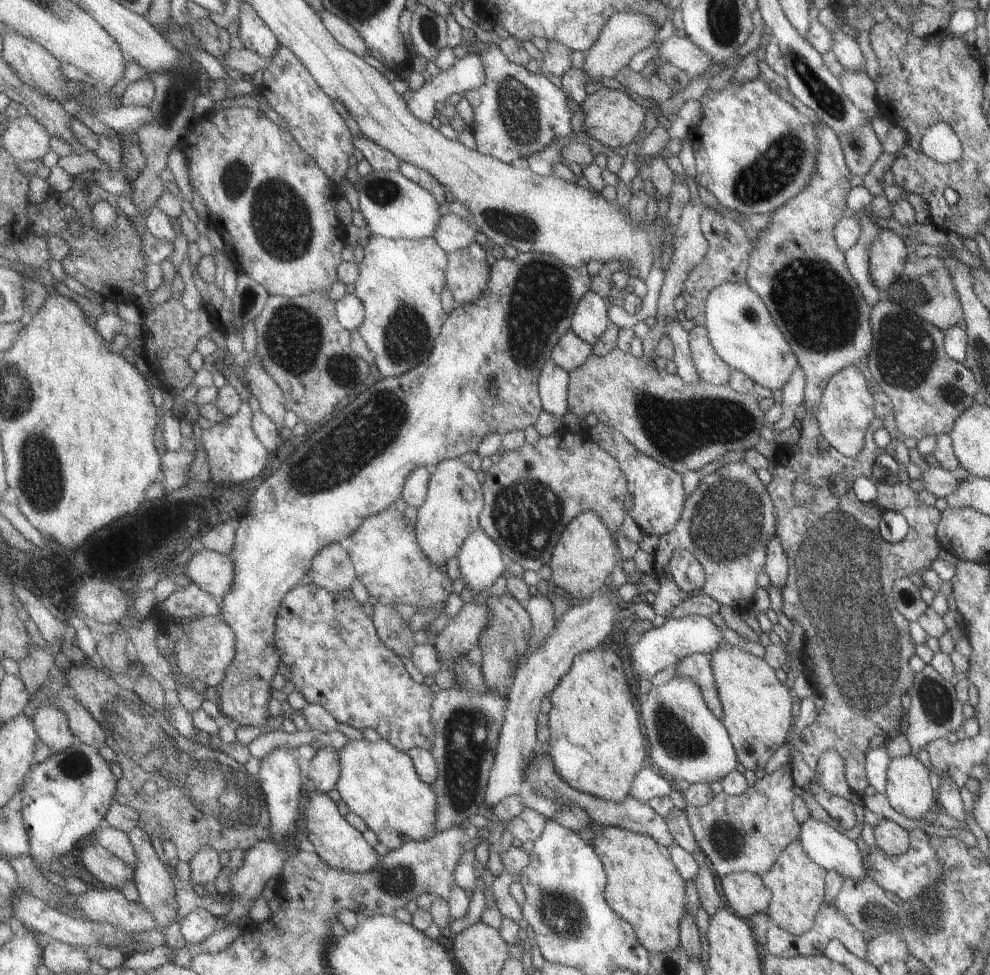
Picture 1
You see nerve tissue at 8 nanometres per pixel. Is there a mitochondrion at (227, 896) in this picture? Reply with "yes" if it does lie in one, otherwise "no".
no

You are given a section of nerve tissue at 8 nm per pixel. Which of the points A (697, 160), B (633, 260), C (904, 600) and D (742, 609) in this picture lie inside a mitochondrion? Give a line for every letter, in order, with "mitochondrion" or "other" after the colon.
A: other
B: other
C: mitochondrion
D: other

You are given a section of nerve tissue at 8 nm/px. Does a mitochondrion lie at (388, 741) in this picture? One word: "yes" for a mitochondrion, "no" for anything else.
no

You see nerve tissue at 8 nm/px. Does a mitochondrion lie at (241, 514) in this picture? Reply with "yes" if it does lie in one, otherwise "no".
no

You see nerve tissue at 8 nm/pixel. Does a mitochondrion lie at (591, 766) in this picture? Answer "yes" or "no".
no

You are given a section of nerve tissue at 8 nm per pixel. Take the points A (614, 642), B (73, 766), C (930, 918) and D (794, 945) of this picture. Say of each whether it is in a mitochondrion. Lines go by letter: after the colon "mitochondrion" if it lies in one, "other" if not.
A: other
B: mitochondrion
C: mitochondrion
D: other

